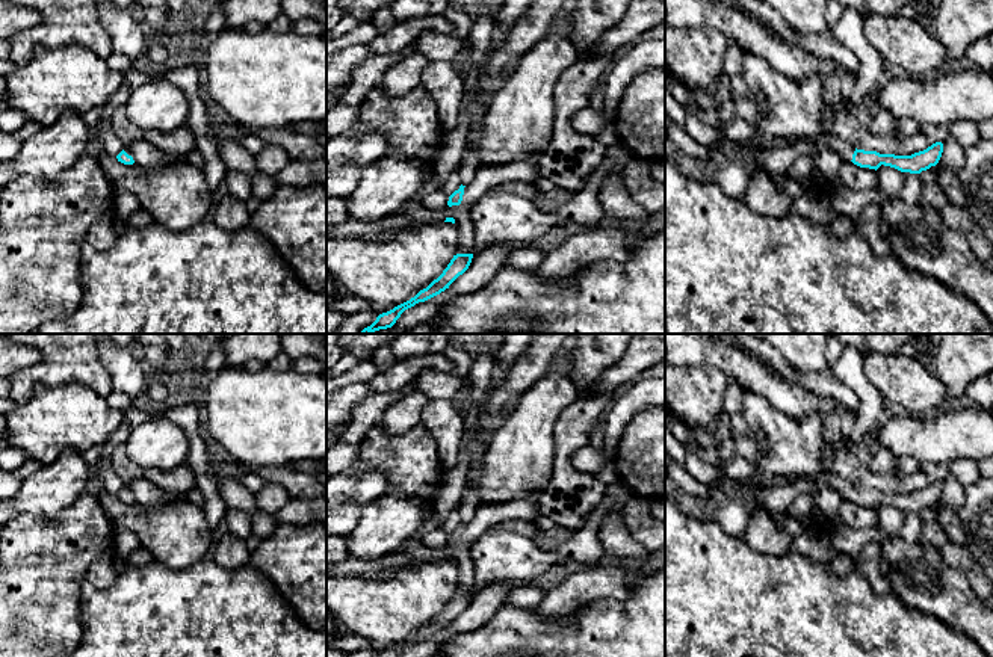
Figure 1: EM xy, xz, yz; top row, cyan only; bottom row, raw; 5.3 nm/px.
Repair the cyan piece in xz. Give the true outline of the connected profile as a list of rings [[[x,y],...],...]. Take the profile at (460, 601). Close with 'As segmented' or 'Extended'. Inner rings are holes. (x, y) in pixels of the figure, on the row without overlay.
[[[473,592],[453,594],[453,597],[447,603],[447,606],[443,609],[443,612],[437,618],[434,618],[426,627],[420,628],[410,639],[394,645],[393,648],[387,651],[379,652],[376,657],[399,657],[405,648],[414,645],[419,640],[425,640],[440,633],[441,630],[449,627],[449,624],[469,607],[472,597],[473,597]]]. As segmented

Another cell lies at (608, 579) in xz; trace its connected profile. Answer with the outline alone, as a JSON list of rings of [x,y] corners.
[[[605,559],[585,571],[565,575],[547,591],[534,612],[541,619],[565,622],[602,598],[624,600],[630,578],[620,562]]]

